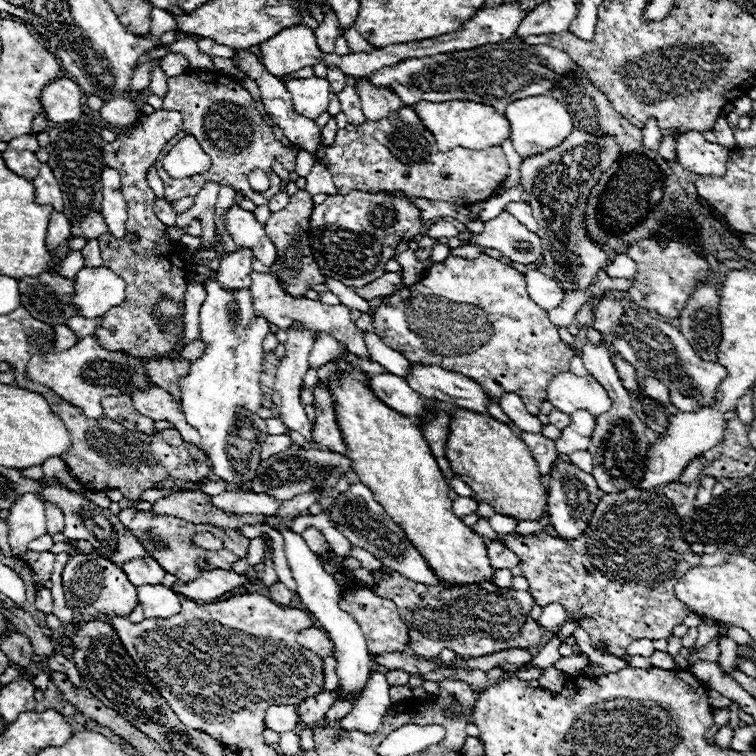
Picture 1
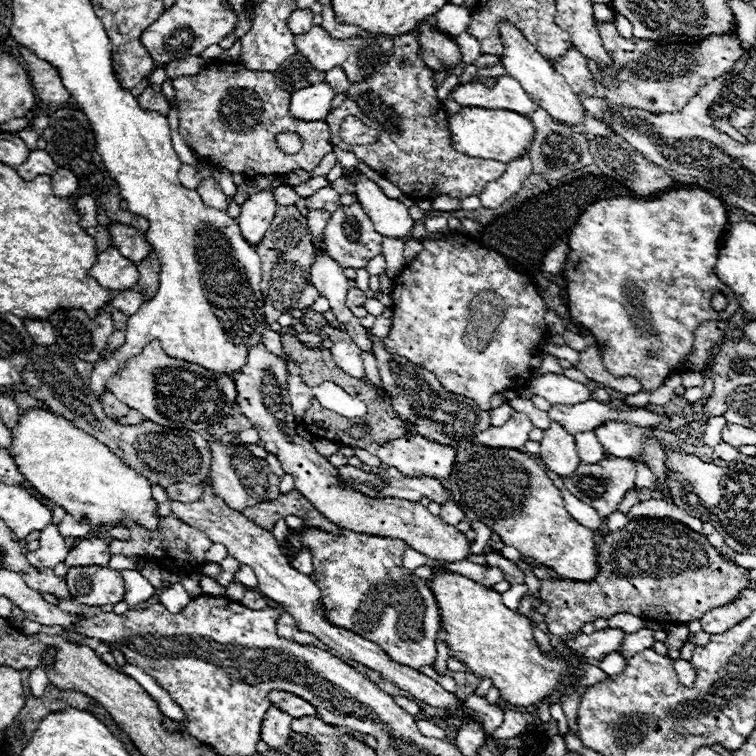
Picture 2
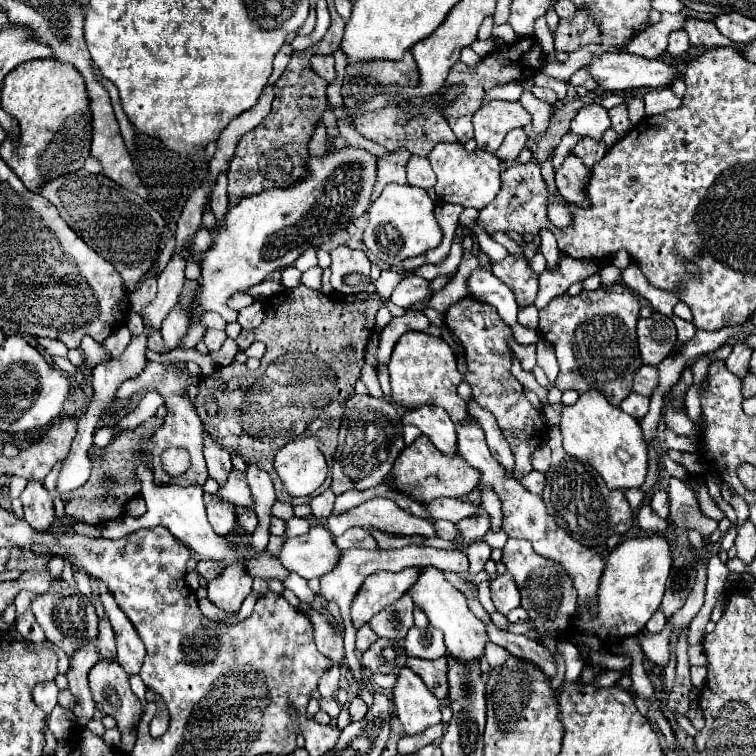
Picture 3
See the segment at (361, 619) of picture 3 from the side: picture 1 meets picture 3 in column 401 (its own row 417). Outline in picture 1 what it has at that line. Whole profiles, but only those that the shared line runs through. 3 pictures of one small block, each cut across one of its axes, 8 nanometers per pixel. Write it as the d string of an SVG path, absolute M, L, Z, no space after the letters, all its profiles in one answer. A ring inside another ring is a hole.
M576 410L572 414L570 426L566 426L556 440L556 450L560 454L572 454L576 450L586 450L590 446L590 438L596 426L596 416L588 410Z

